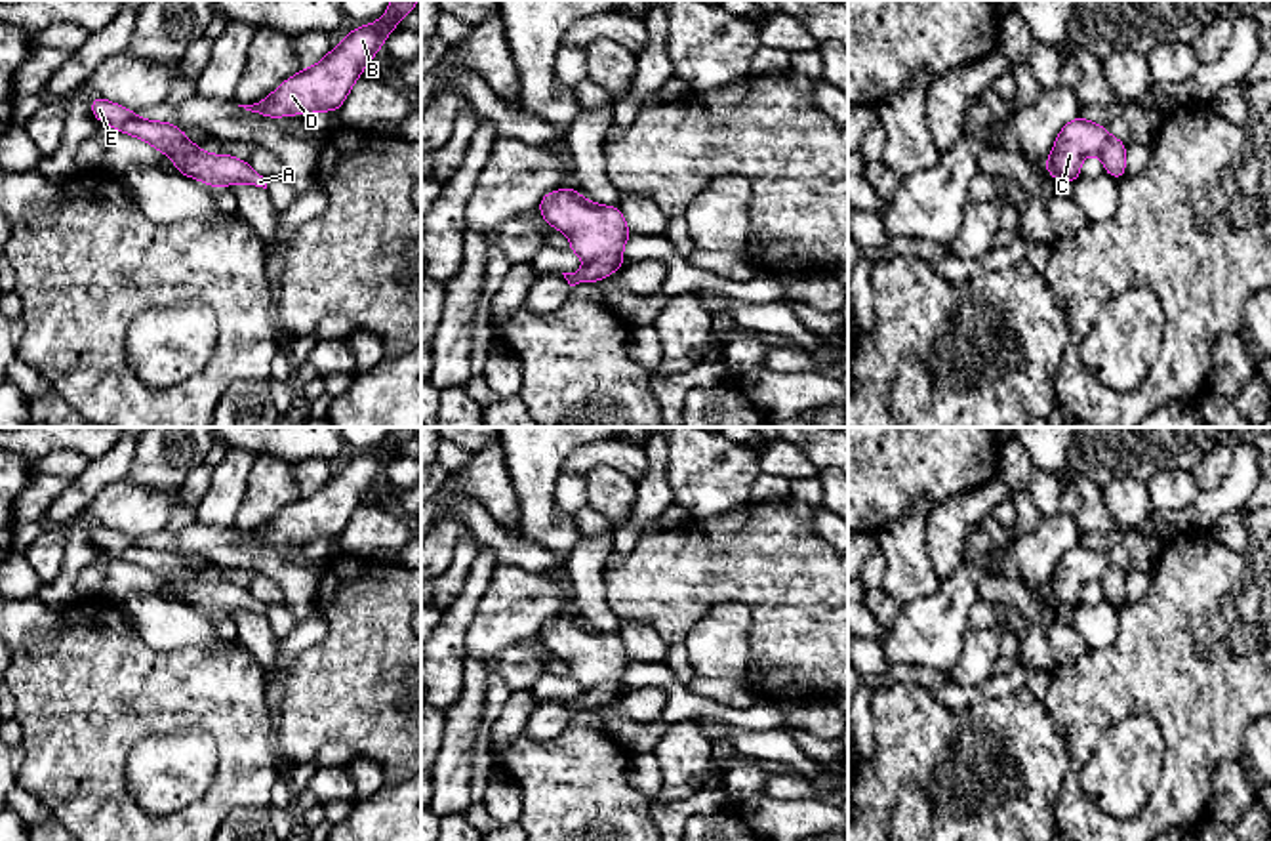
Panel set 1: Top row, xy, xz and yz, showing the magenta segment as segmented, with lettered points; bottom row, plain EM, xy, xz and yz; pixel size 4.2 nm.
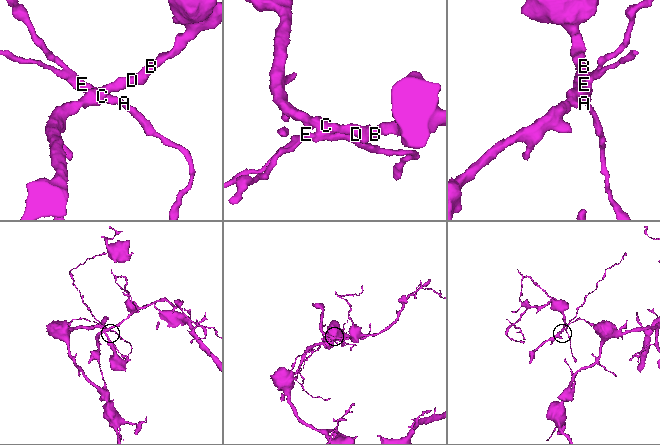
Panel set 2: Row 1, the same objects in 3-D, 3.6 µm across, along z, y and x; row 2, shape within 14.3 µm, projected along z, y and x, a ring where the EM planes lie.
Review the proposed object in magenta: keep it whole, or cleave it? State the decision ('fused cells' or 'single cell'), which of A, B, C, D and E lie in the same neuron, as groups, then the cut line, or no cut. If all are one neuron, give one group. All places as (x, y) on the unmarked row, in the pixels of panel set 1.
fused cells | A / B C D E | xz (620, 679), (597, 683), (587, 691)

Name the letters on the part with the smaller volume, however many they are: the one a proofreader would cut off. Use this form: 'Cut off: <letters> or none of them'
Cut off: B, C, D, E

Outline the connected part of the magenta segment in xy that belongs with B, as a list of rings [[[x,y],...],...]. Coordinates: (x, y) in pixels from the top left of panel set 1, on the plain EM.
[[[393,427],[383,444],[372,452],[360,452],[347,460],[337,475],[311,496],[282,509],[267,526],[253,532],[238,532],[269,545],[335,540],[347,526],[364,494],[385,473],[387,462],[400,454],[400,444],[417,437],[417,427]]]

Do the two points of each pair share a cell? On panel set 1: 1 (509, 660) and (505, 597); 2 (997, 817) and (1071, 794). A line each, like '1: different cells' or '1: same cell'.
1: different cells
2: different cells

